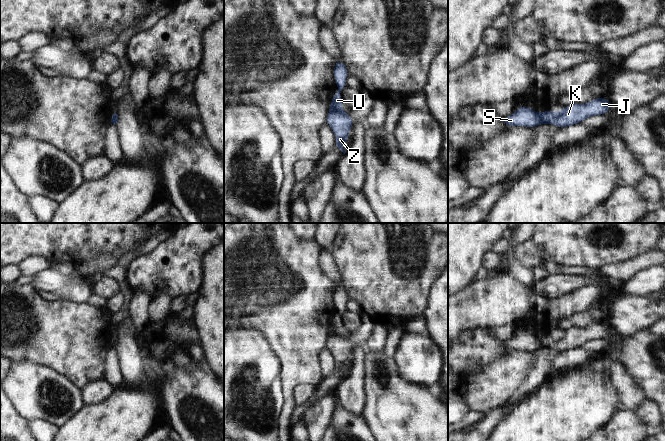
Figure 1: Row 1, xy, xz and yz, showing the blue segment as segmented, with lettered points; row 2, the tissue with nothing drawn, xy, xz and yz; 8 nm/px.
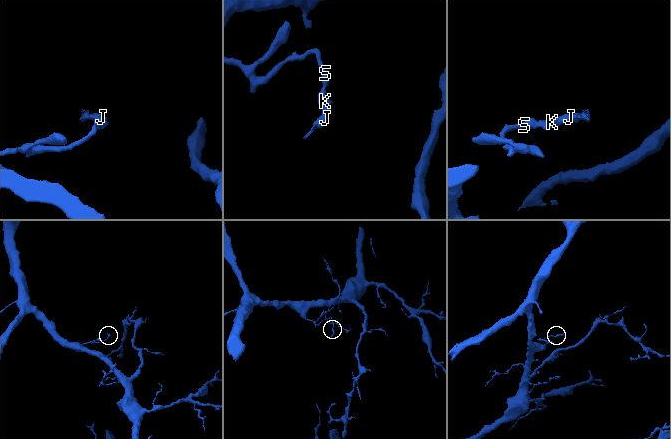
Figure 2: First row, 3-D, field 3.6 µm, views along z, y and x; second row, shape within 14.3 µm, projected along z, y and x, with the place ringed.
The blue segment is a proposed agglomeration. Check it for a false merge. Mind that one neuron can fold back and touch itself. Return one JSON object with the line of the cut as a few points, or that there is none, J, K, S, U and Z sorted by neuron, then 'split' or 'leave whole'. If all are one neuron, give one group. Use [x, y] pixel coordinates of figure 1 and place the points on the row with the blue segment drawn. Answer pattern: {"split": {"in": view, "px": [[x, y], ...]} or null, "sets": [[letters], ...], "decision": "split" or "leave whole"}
{"split": {"in": "yz", "px": [[538, 113], [541, 122]]}, "sets": [["J", "K", "U", "Z"], ["S"]], "decision": "split"}

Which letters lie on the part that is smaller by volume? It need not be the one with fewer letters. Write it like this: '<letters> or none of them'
J, K, U, Z

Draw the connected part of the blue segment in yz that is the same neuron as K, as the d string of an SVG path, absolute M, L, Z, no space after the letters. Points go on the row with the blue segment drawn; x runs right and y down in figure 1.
M593 98L587 104L572 103L558 112L541 111L539 113L542 124L554 124L559 128L565 128L578 124L591 116L608 114L611 102L608 98Z

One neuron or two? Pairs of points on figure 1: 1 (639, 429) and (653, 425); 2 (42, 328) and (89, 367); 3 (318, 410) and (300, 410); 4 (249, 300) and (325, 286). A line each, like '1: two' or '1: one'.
1: two
2: one
3: two
4: one

